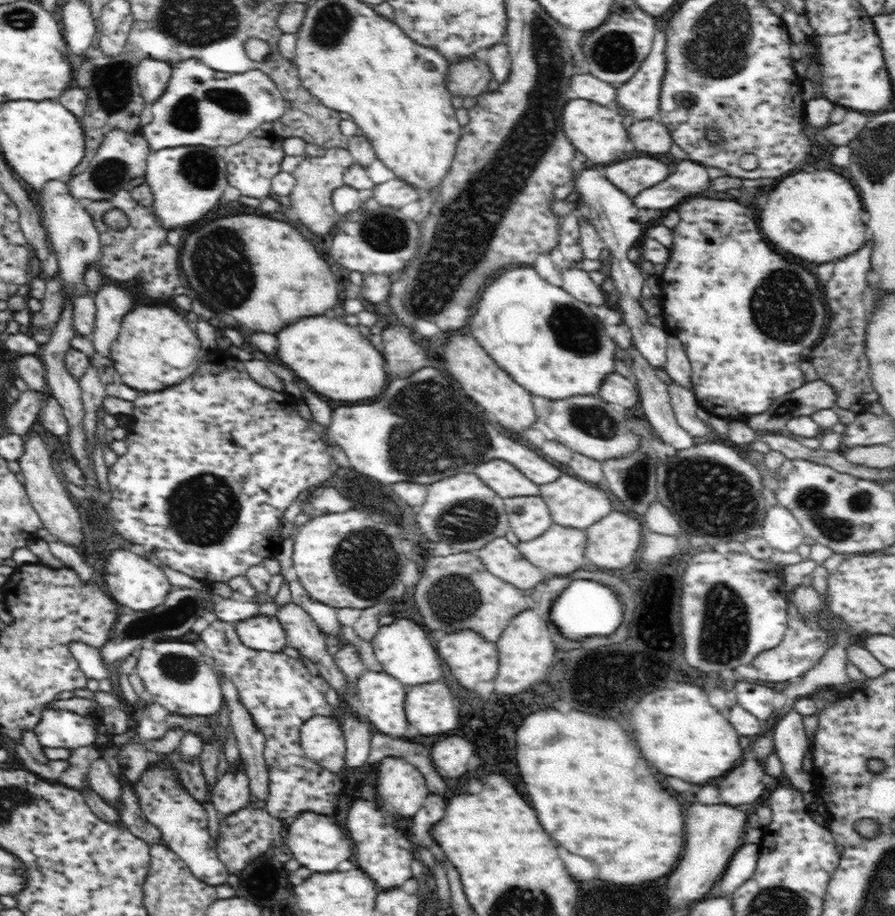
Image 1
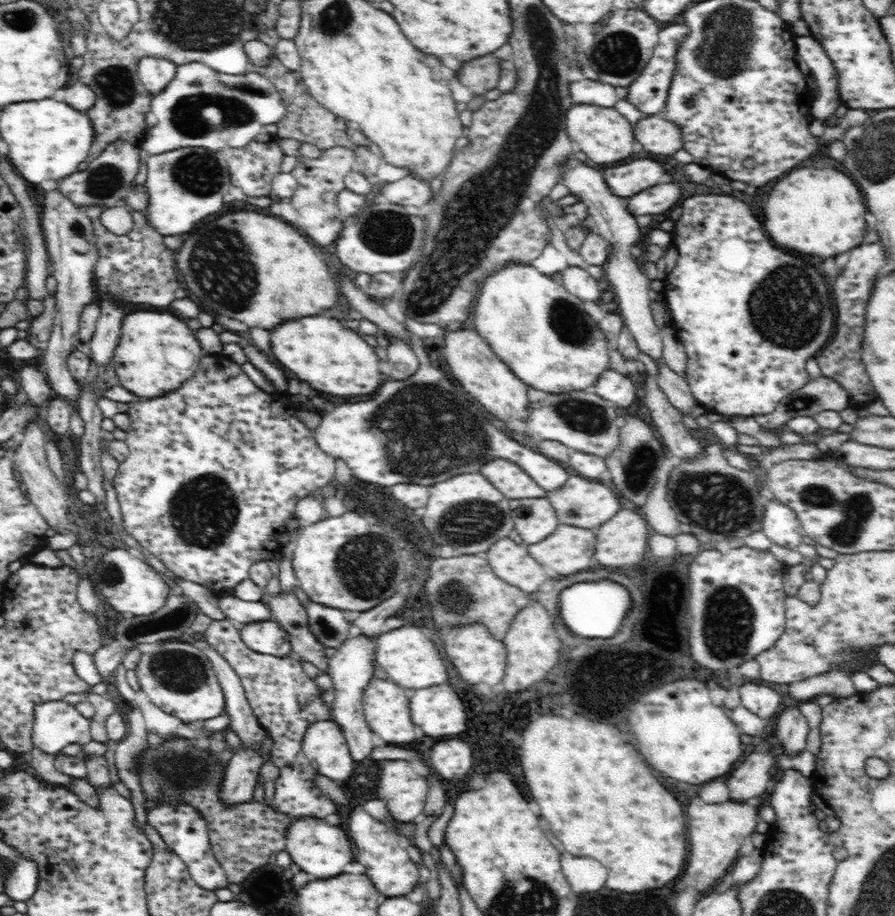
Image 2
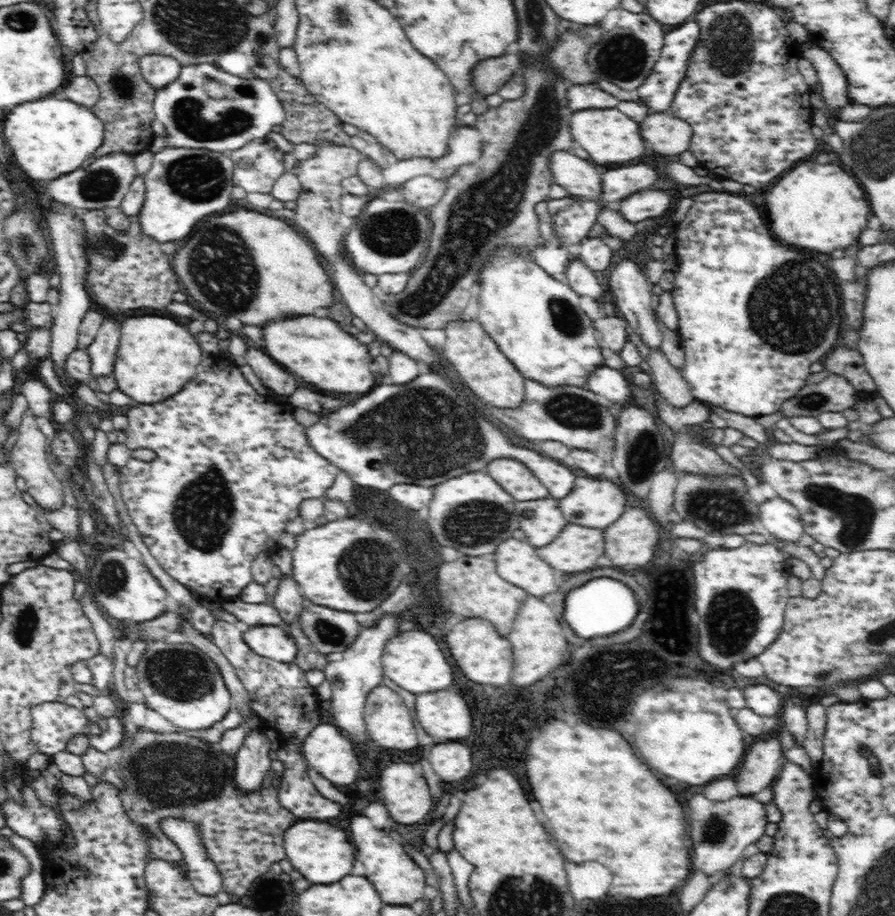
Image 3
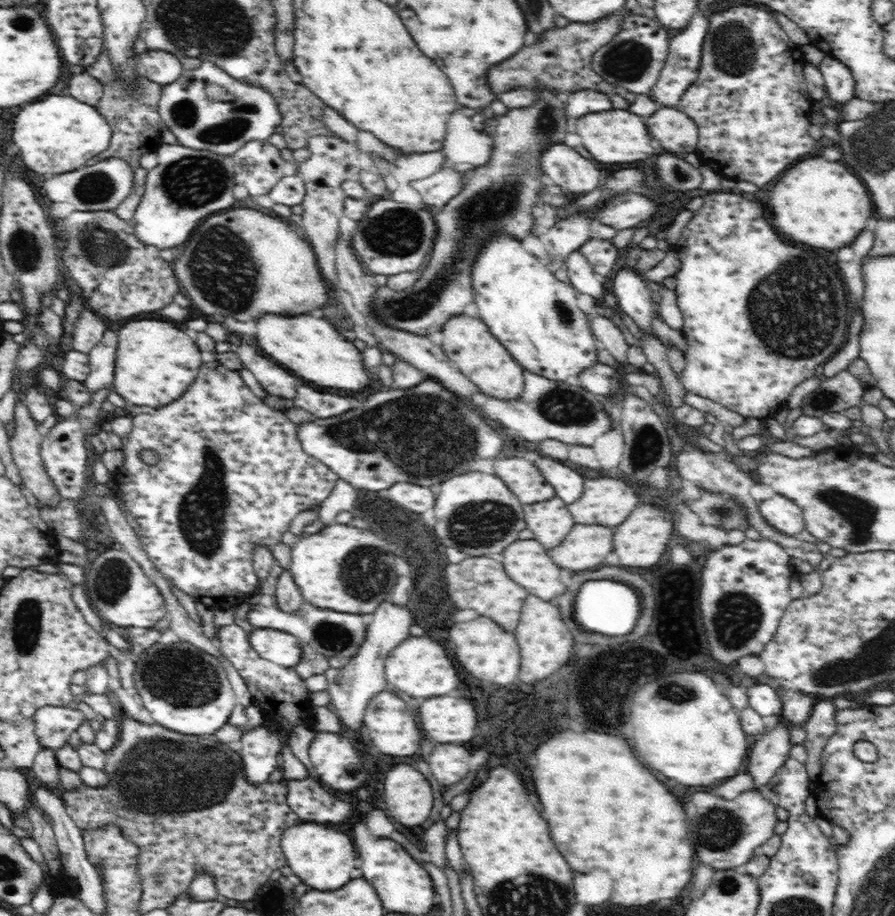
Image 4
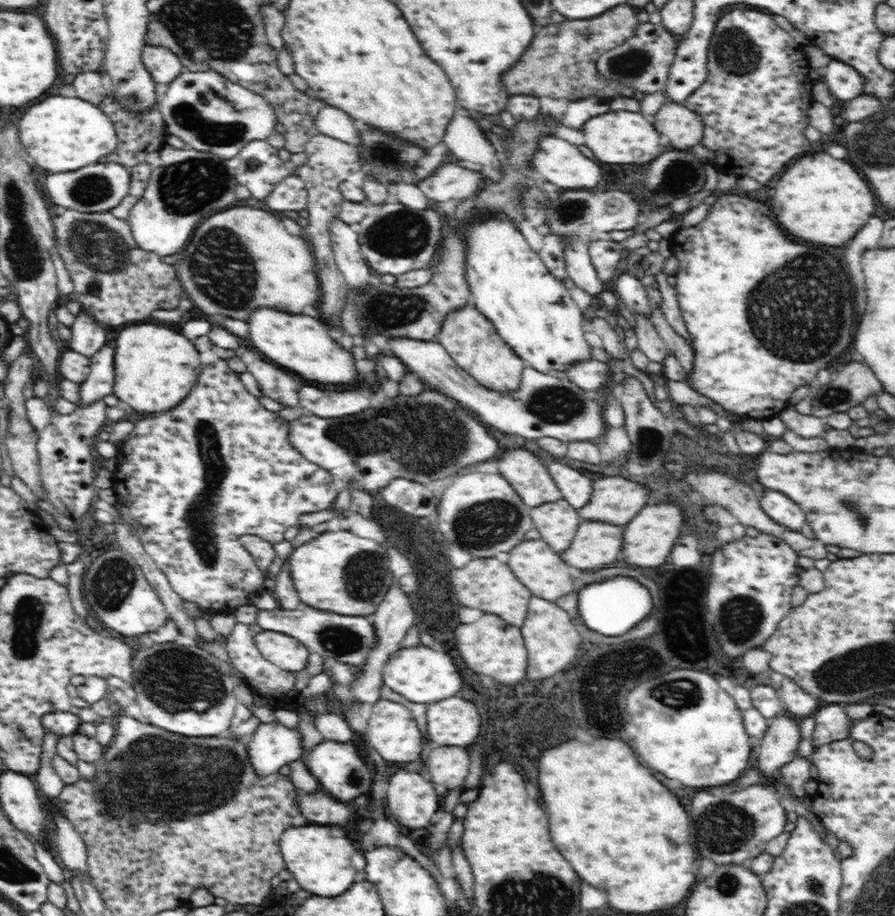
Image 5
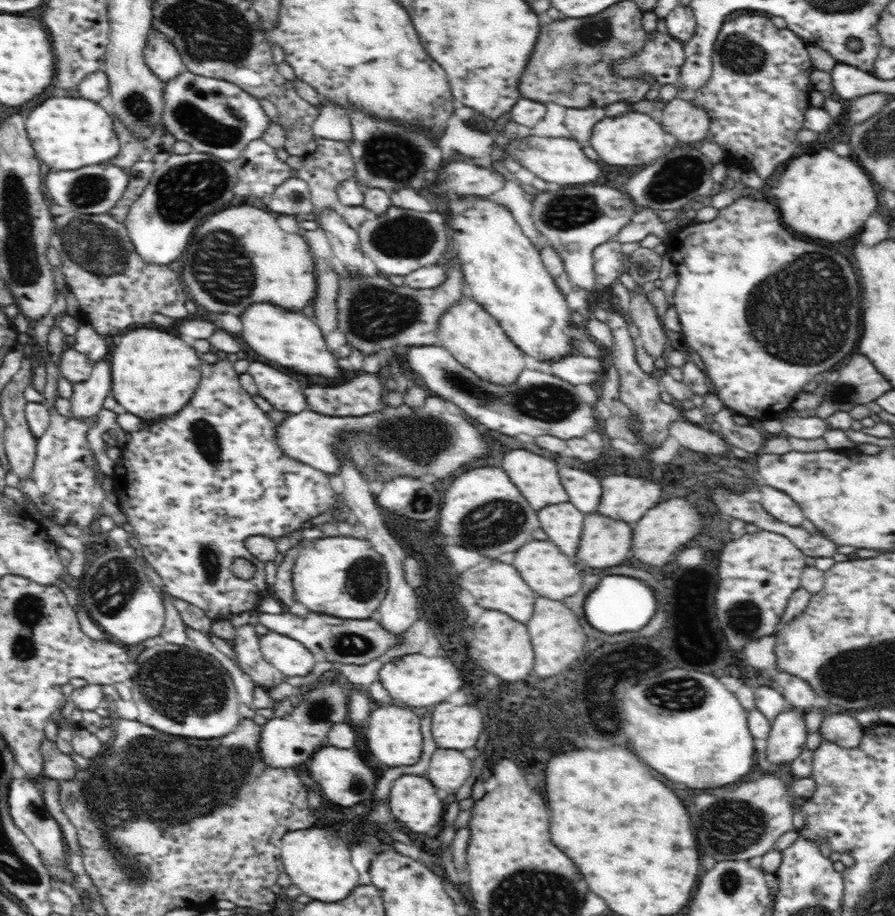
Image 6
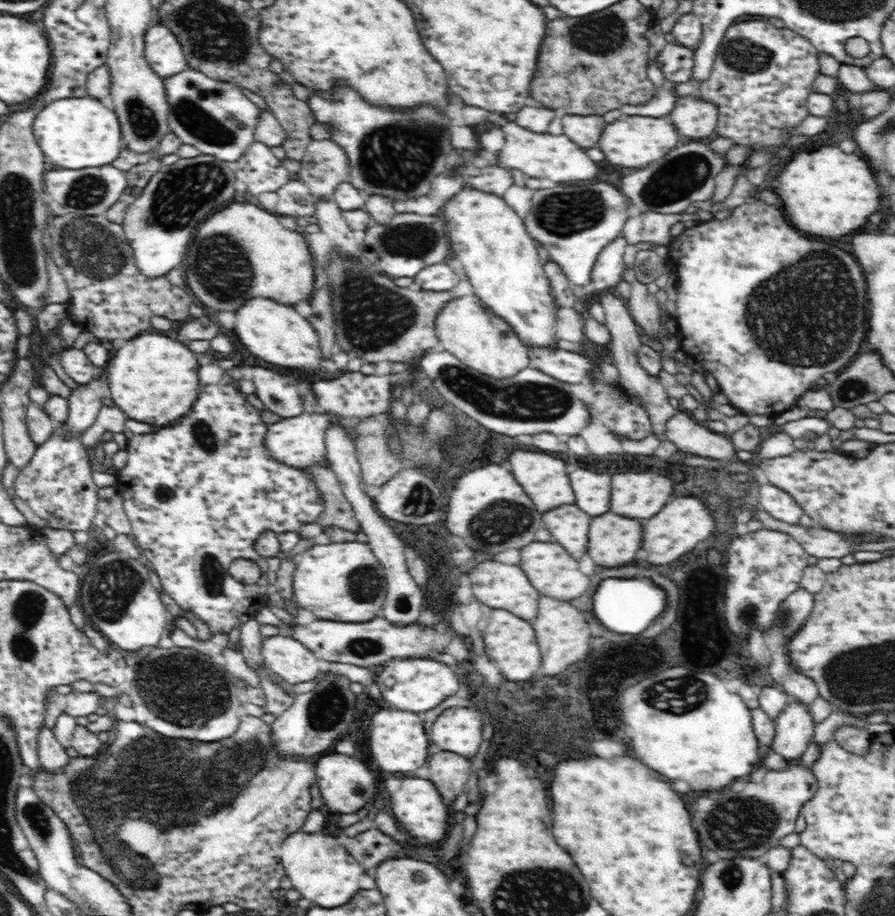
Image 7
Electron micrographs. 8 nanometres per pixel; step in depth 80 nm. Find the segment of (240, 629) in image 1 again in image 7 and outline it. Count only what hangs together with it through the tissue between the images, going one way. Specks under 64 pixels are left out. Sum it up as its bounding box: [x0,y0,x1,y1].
[260,634,322,687]

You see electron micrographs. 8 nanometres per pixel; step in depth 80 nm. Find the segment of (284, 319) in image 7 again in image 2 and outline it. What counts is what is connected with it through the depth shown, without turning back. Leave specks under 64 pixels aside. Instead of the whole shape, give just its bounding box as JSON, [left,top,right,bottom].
[272,316,385,398]

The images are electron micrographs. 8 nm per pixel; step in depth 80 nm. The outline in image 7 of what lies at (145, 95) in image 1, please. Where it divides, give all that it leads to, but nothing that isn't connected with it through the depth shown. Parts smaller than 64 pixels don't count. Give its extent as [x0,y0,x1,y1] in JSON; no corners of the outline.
[145,26,187,78]

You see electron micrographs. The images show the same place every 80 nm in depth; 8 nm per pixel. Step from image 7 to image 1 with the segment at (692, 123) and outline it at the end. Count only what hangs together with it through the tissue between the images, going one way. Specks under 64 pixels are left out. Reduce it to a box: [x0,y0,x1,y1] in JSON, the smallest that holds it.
[627,119,672,154]

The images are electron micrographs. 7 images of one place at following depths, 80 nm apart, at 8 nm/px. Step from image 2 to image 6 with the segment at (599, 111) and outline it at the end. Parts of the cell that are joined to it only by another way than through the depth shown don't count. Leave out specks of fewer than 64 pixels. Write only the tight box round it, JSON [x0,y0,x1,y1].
[590,110,669,166]

